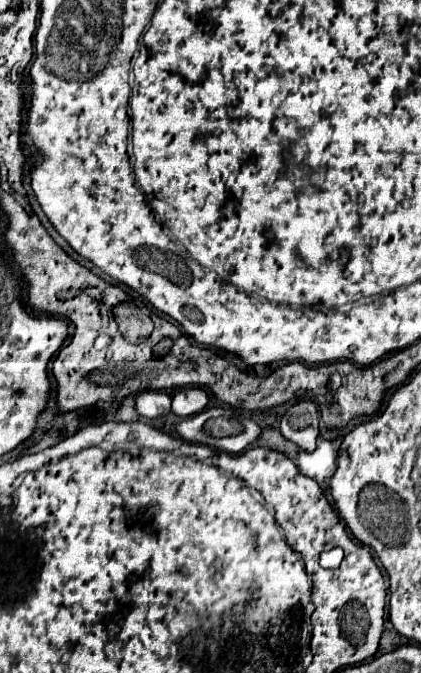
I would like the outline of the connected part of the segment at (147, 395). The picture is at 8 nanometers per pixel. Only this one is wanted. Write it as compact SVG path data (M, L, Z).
M142 391L136 397L136 411L142 417L152 419L152 417L170 413L170 403L172 403L172 397L164 391Z

